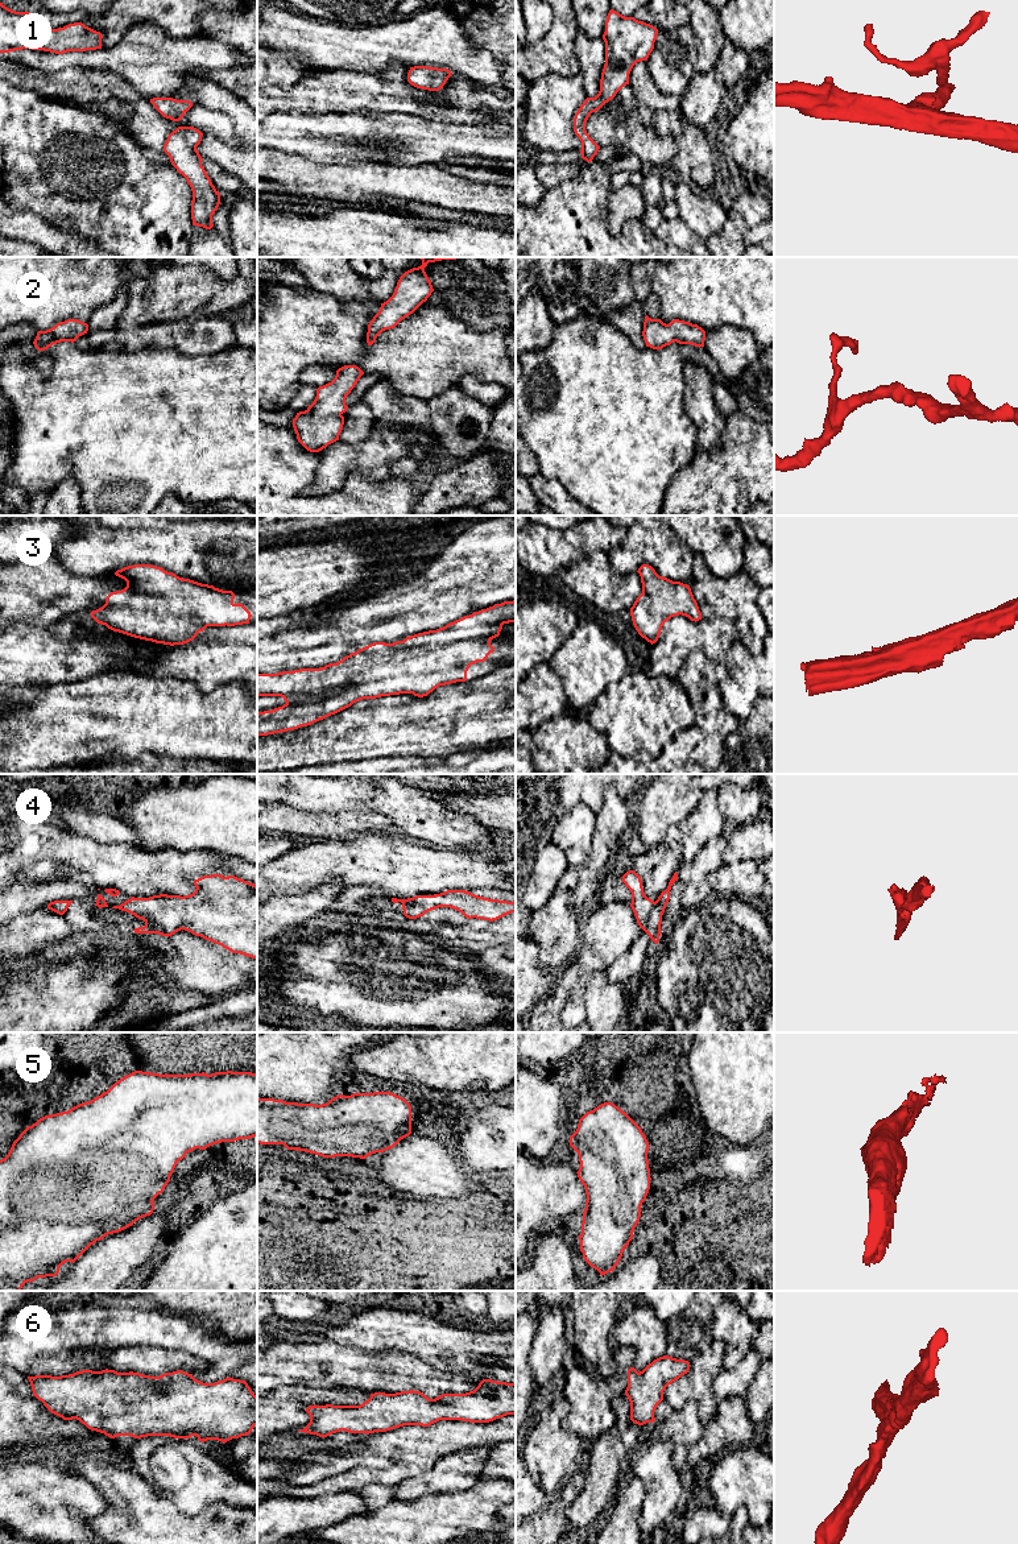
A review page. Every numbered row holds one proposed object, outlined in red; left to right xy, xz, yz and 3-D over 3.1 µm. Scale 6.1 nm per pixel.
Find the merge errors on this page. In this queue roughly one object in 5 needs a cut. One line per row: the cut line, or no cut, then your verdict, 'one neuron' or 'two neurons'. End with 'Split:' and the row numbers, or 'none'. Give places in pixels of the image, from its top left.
1: no cut; one neuron
2: no cut; one neuron
3: no cut; one neuron
4: cut in xz along (398, 899), (406, 903), (417, 903), (425, 913); two neurons
5: no cut; one neuron
6: no cut; one neuron
Split: 4

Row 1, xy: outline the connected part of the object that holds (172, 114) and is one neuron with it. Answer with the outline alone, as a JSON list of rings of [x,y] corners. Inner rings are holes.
[[[153,98],[150,103],[166,119],[179,121],[185,113],[193,107],[190,100],[177,100],[173,98]]]

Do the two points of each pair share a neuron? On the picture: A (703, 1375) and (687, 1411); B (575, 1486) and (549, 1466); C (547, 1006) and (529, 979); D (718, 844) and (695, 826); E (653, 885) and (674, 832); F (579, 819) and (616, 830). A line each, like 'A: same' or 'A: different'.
A: different
B: different
C: different
D: different
E: same
F: different

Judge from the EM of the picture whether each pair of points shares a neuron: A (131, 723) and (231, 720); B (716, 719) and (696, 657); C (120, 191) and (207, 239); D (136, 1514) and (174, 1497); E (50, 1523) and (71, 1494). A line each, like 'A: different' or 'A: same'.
A: same
B: same
C: different
D: different
E: same

